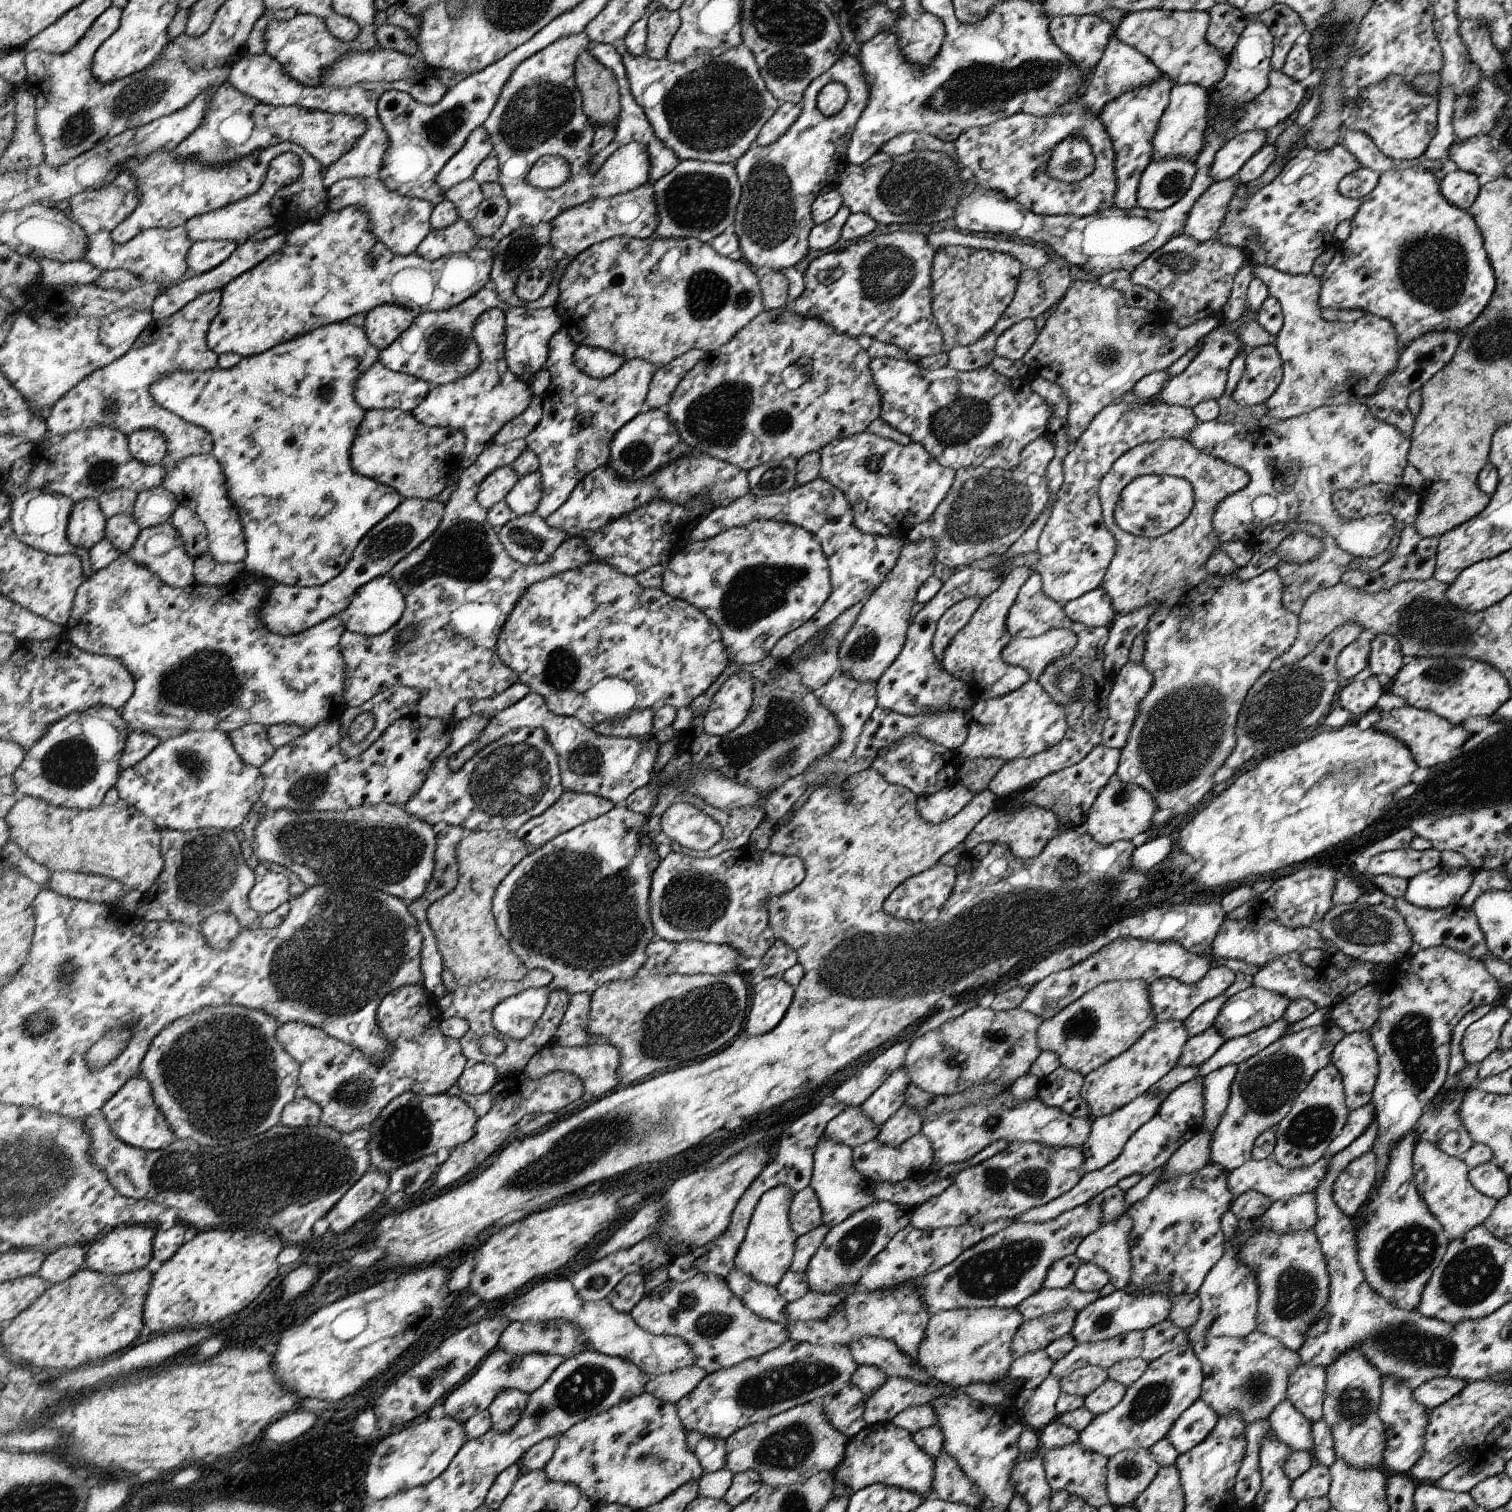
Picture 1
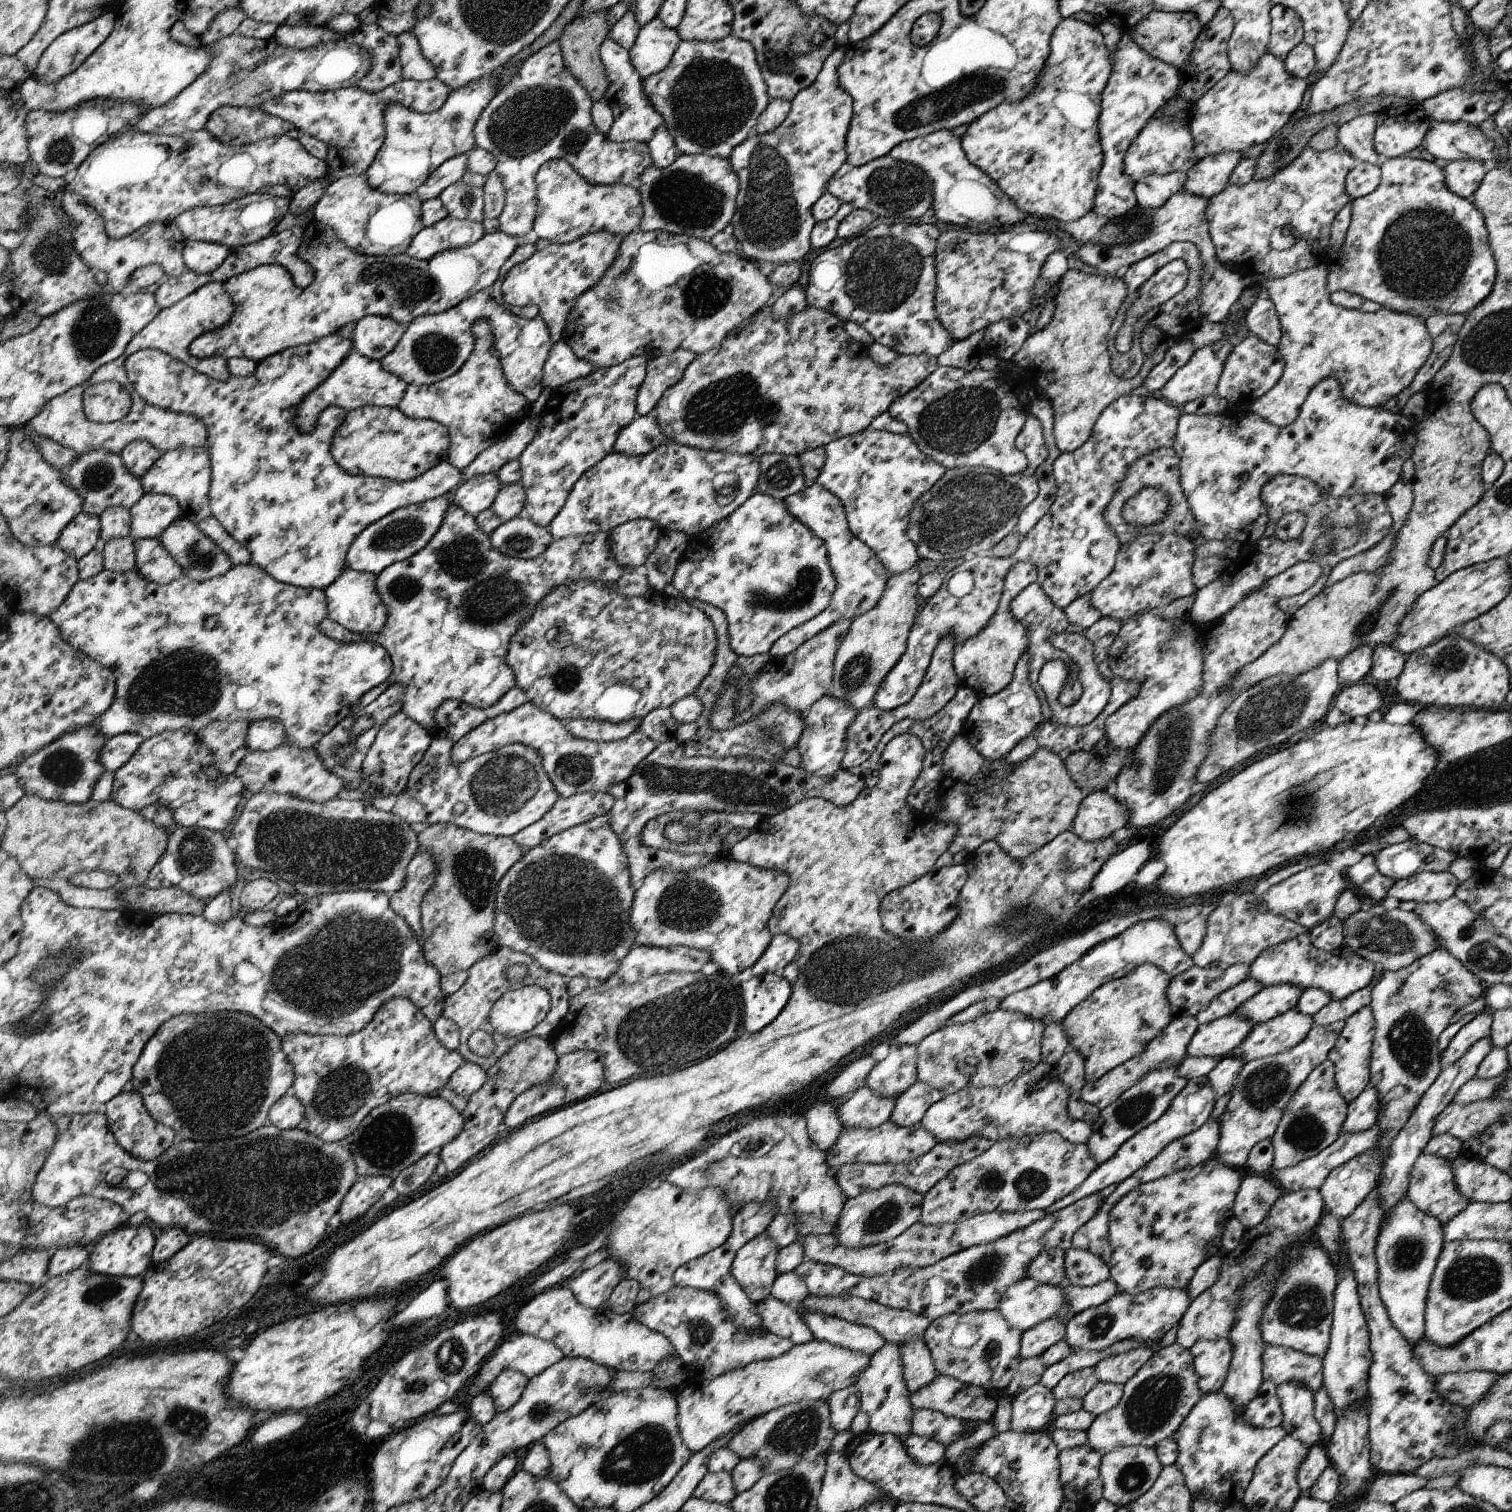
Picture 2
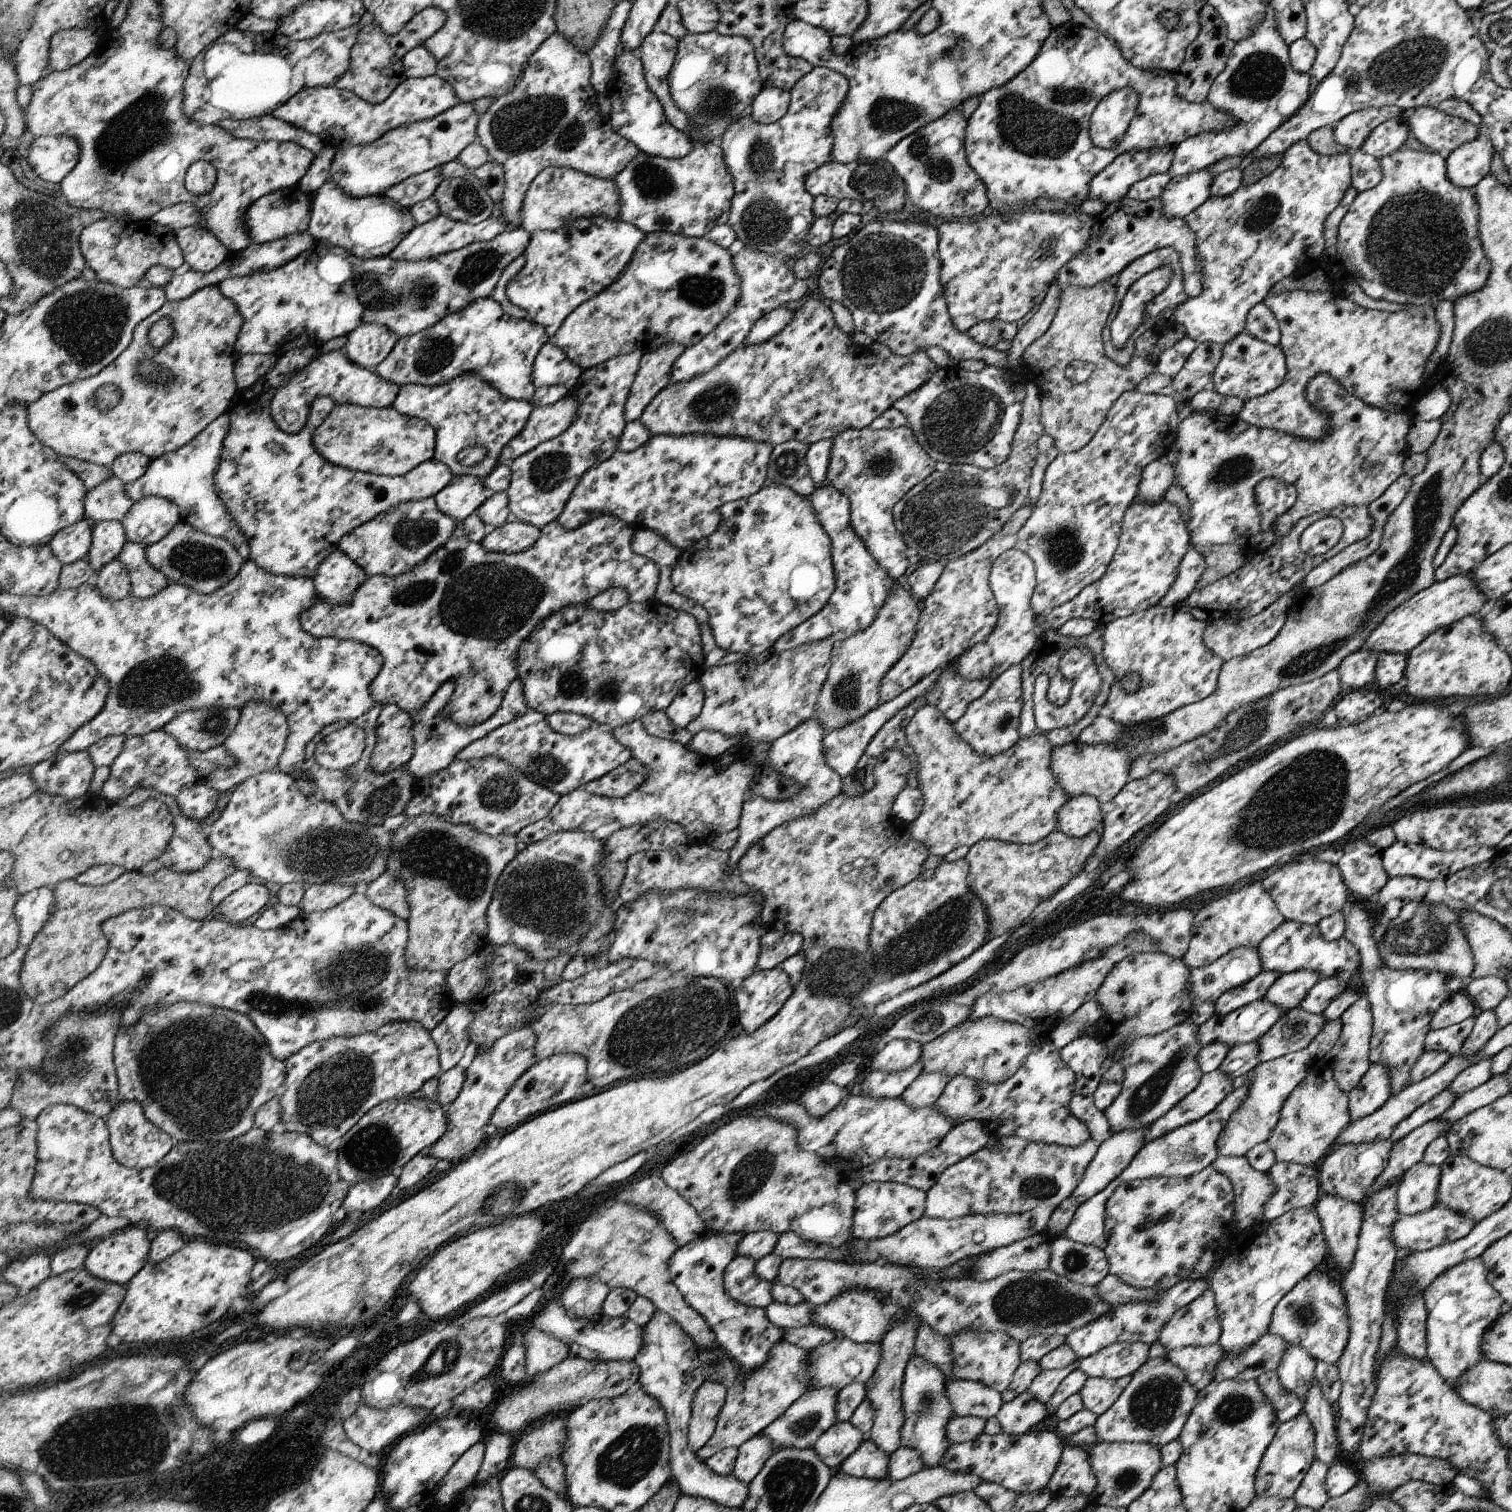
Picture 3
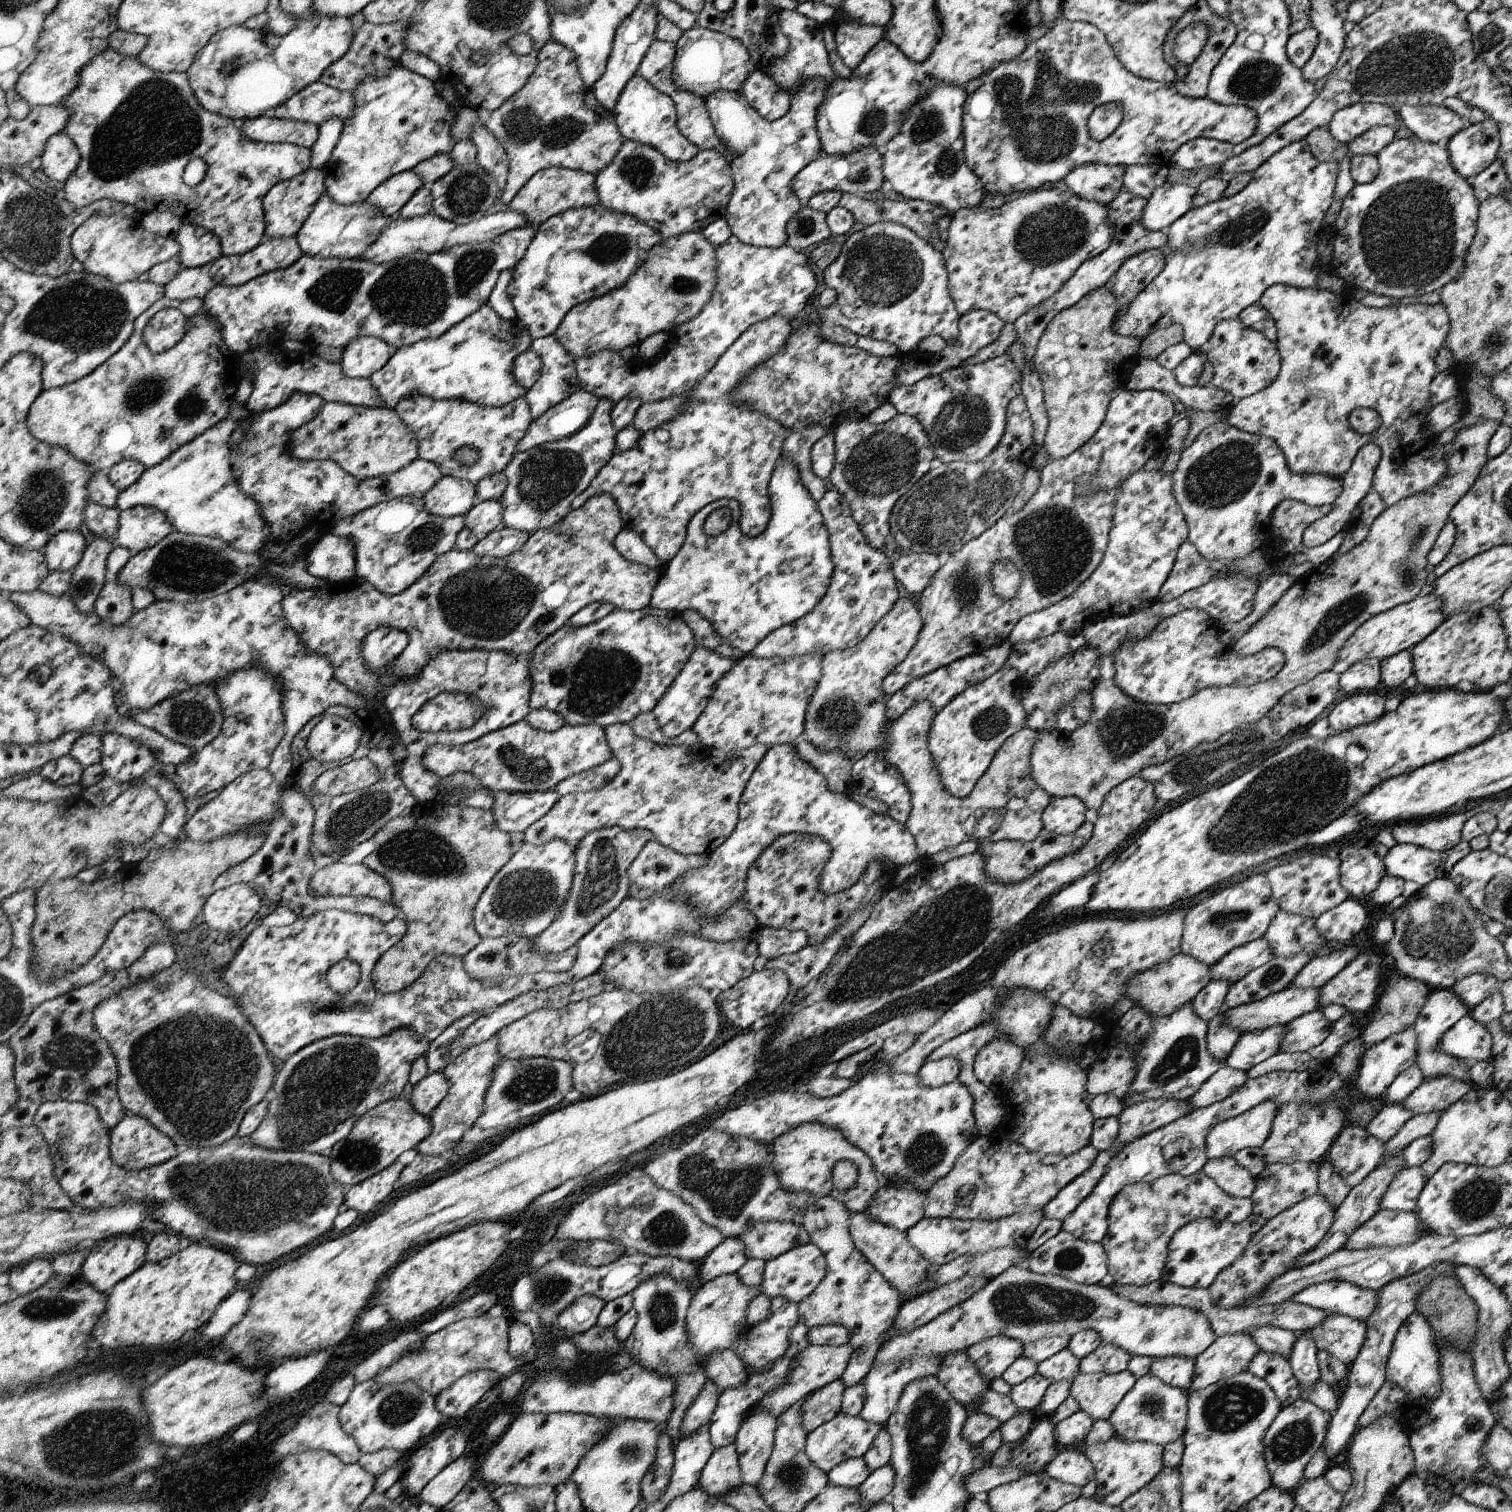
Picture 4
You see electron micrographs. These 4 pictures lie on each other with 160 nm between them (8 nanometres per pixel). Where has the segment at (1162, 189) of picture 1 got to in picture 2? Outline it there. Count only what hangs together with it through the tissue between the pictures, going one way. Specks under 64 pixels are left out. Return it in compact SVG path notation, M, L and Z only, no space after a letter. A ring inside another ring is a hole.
M1172 172L1172 174L1152 174L1142 178L1134 186L1134 196L1137 204L1142 208L1160 208L1172 194L1182 192L1186 182L1185 172Z

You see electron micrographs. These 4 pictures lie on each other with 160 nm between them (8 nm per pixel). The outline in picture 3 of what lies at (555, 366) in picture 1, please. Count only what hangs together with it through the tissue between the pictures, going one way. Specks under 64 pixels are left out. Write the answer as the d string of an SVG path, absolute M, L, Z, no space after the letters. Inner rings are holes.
M634 350L581 374L578 384L566 394L578 400L580 412L573 425L564 434L542 442L542 445L509 464L511 480L506 490L510 498L509 522L524 522L540 530L549 525L565 511L568 498L578 486L580 478L590 468L613 457L628 424L626 402L629 401L643 357L644 352Z

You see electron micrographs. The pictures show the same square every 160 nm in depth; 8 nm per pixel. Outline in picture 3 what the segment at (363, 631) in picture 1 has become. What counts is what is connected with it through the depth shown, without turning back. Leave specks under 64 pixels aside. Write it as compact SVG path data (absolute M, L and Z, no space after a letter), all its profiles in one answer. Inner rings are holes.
M338 549L324 558L322 566L316 570L313 582L321 600L342 606L352 600L354 592L366 582L367 577L357 563Z

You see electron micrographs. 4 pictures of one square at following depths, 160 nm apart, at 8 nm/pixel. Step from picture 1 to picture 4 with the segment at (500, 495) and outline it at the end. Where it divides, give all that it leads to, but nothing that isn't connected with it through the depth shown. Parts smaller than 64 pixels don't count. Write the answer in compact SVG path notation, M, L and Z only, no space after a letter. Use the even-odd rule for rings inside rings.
M444 476L422 497L433 515L464 516L475 505L476 487L467 480Z

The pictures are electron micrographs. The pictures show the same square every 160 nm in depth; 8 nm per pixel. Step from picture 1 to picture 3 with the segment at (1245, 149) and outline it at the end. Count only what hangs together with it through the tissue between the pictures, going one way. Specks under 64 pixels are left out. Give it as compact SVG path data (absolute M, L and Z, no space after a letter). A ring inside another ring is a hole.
M1209 167L1181 177L1172 177L1160 196L1162 214L1166 218L1184 219L1211 198L1214 178Z

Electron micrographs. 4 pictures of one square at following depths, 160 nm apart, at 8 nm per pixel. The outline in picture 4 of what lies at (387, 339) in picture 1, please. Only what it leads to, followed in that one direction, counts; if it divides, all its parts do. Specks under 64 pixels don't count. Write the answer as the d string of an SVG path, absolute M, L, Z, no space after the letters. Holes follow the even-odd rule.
M361 336L343 350L341 366L350 378L371 377L392 356L390 345L377 336Z

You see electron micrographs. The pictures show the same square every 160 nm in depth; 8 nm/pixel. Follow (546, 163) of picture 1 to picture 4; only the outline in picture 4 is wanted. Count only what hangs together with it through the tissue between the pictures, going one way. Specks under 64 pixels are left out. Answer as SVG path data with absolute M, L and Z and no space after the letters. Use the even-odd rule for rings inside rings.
M550 167L538 172L518 192L510 202L508 210L525 215L528 218L526 225L536 229L548 221L550 217L565 213L567 210L600 204L596 182L595 174L566 167Z

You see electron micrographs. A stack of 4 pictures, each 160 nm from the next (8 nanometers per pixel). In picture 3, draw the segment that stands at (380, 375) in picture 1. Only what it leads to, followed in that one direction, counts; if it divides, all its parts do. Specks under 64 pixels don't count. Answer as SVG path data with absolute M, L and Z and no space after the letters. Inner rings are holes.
M343 348L314 358L308 366L294 372L285 385L277 388L273 396L272 416L281 430L293 434L304 428L310 404L316 398L331 399L336 404L388 407L393 406L399 393L400 388L396 384L381 378L376 371L352 362Z

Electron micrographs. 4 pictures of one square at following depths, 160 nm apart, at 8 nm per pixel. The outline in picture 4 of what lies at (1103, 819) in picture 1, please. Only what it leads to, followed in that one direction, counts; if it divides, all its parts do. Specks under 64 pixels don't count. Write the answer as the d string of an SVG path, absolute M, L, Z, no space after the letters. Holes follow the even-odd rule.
M1055 797L1042 816L1044 830L1053 835L1069 835L1086 822L1087 804L1078 797Z

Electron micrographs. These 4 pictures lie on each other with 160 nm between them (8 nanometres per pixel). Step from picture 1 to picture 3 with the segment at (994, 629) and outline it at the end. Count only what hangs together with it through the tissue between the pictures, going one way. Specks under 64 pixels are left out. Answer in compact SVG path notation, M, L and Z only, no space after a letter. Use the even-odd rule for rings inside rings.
M1016 549L1003 553L994 562L990 574L990 586L1000 608L997 628L989 638L986 638L986 641L977 644L950 665L952 668L956 666L956 672L966 680L978 680L978 678L982 680L984 676L992 676L990 680L996 680L1002 672L1009 670L1010 666L1020 665L1025 661L1040 640L1034 630L1036 615L1030 606L1037 587L1037 570L1033 555Z

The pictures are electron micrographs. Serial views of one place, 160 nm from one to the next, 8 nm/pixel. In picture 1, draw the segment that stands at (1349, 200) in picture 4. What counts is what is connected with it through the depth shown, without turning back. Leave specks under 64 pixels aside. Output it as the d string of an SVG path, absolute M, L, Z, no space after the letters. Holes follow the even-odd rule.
M1412 165L1401 172L1396 170L1396 167L1382 172L1376 189L1360 199L1360 204L1362 206L1358 208L1351 219L1350 236L1343 242L1340 250L1336 252L1334 259L1328 264L1324 275L1320 279L1320 282L1322 282L1319 298L1320 309L1356 310L1358 308L1358 310L1364 310L1364 313L1374 314L1374 316L1390 320L1396 328L1396 334L1398 334L1398 350L1400 352L1403 352L1410 345L1410 342L1418 340L1420 336L1424 336L1432 330L1452 330L1452 332L1459 332L1461 336L1463 331L1470 326L1470 322L1474 322L1482 314L1482 310L1488 306L1494 295L1496 285L1494 270L1484 249L1484 238L1474 218L1466 210L1449 204L1440 192L1440 184L1436 182L1434 171L1426 170L1420 165Z

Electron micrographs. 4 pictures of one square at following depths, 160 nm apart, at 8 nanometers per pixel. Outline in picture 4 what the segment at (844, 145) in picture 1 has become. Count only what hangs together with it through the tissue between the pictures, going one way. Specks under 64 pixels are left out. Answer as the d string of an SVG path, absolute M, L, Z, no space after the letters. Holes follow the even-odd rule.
M822 75L817 77L806 77L805 81L797 86L792 96L792 105L784 117L775 121L762 118L757 110L738 91L717 91L707 95L705 105L709 109L713 125L716 127L717 135L721 143L730 151L730 170L733 174L734 190L727 204L725 219L730 225L730 230L736 238L743 243L757 247L783 247L789 240L787 226L803 208L802 202L795 195L791 186L793 179L805 166L820 158L822 142L818 130L818 110L823 104L829 80Z

